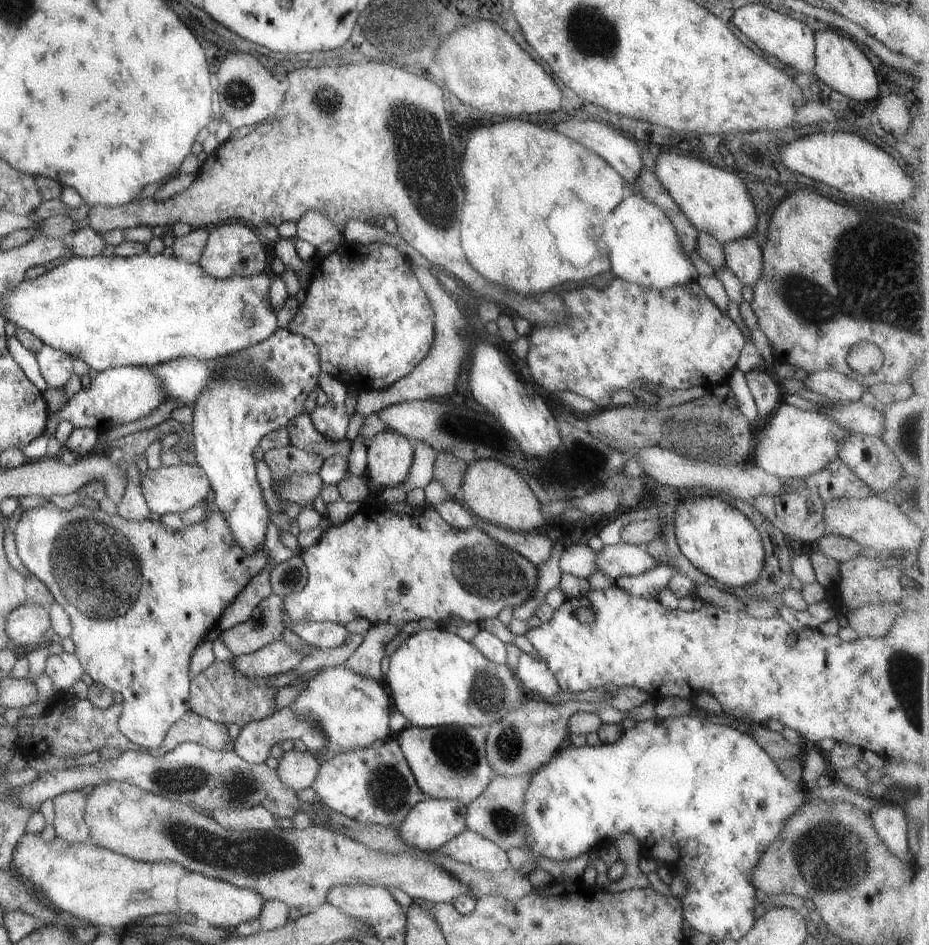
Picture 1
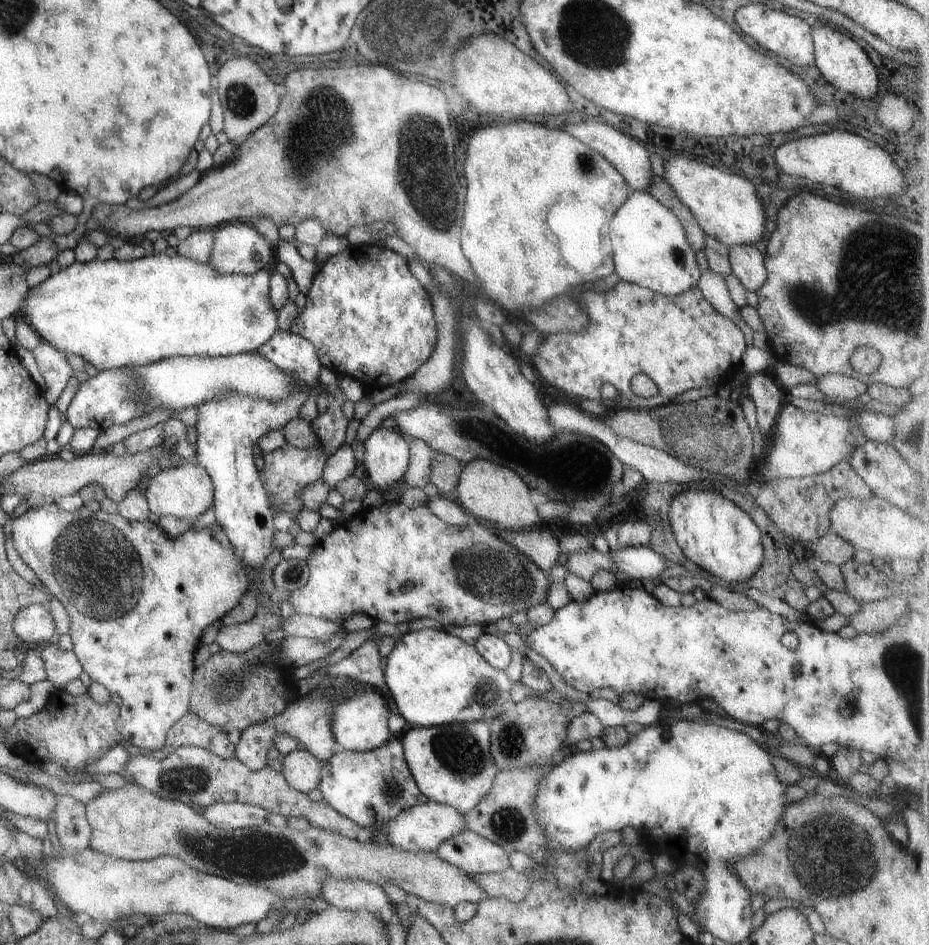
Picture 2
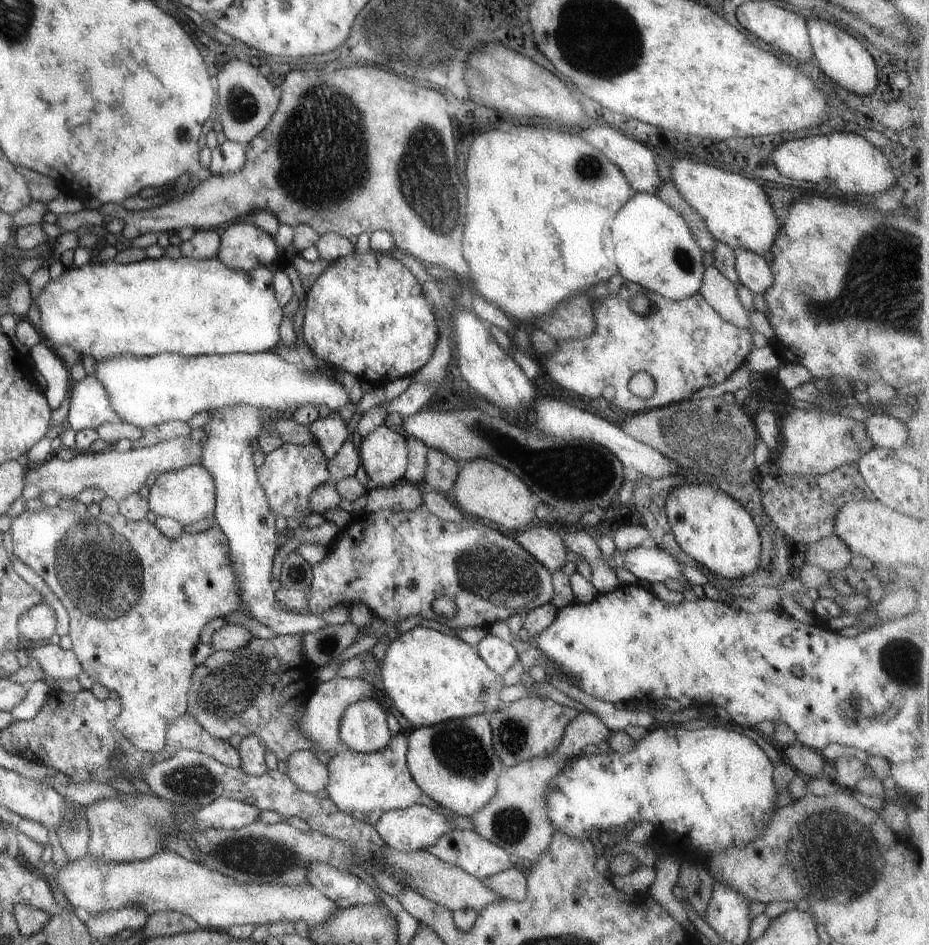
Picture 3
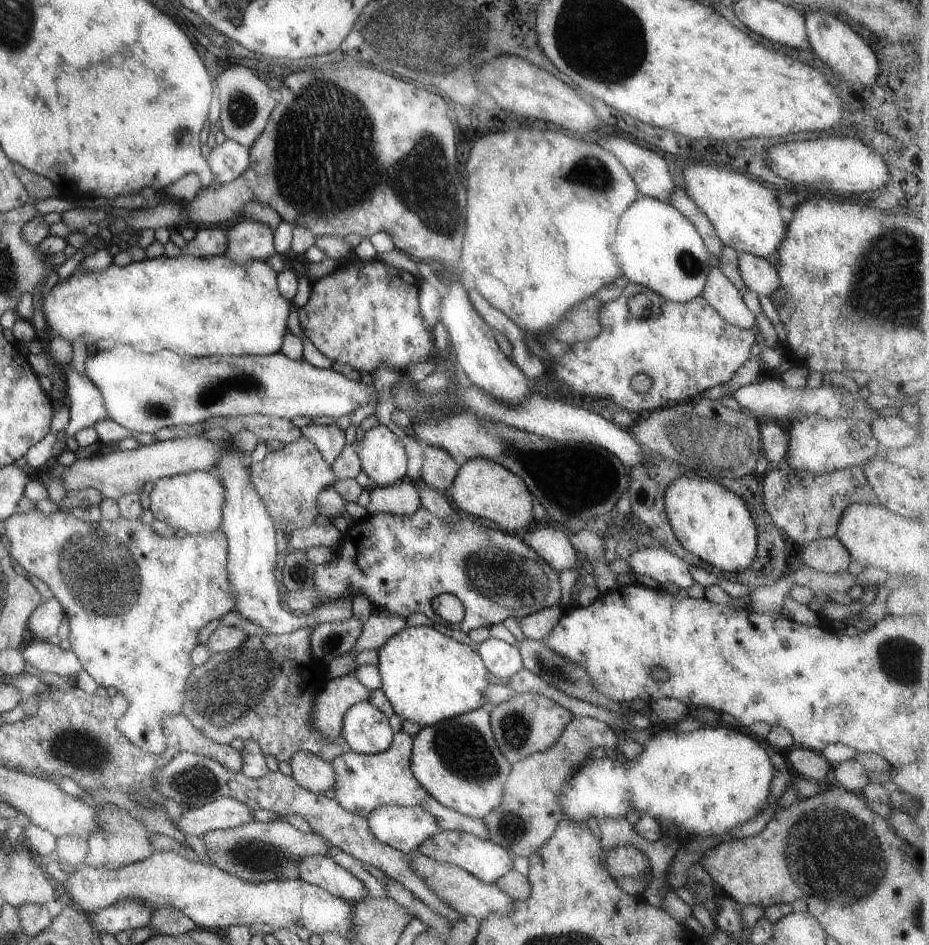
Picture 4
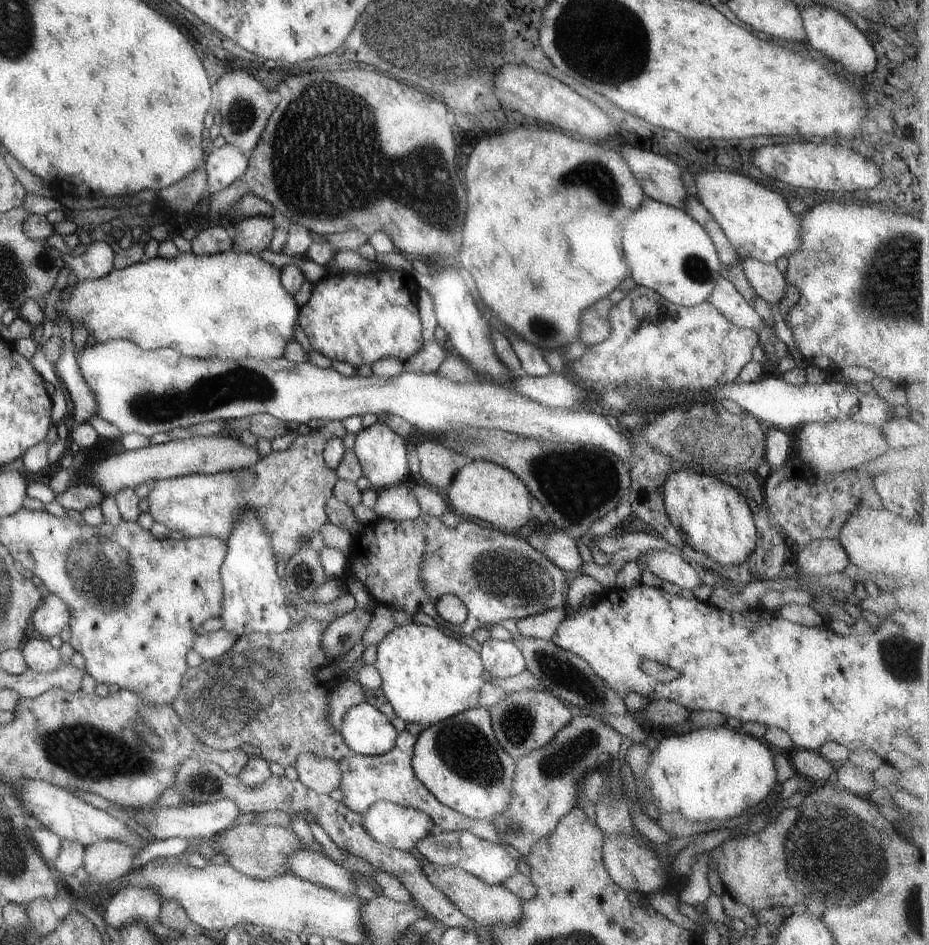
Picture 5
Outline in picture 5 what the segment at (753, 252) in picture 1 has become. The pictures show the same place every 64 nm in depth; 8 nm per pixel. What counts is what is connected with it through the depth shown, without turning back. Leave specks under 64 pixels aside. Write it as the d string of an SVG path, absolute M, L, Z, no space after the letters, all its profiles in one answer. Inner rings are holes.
M742 258L743 274L755 294L767 304L778 304L786 290L783 273L773 264L759 262L755 258Z

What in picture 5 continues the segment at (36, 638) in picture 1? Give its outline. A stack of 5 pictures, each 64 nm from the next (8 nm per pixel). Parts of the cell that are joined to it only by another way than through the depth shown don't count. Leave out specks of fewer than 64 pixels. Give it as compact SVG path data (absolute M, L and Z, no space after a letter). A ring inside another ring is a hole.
M49 593L49 596L40 600L33 611L33 628L43 639L47 639L49 636L58 635L61 628L68 626L69 616L71 614L67 604L55 594Z

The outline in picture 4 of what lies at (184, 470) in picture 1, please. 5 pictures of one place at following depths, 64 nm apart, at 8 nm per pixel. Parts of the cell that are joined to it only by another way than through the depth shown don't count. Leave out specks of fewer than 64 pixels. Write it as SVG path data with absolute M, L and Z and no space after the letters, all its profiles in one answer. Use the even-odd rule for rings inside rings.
M191 470L159 478L149 493L149 500L149 510L155 520L165 522L173 529L185 530L189 535L207 535L213 530L220 530L223 488L212 471Z

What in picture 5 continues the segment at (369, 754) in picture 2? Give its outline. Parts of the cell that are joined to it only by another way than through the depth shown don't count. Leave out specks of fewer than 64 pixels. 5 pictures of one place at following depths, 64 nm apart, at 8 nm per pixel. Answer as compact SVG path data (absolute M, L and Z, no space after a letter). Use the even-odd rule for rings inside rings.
M407 731L398 732L395 736L393 748L385 754L379 756L353 756L349 758L342 757L337 760L339 764L339 772L341 772L341 782L339 782L339 790L343 794L343 800L340 802L353 812L363 814L373 802L382 800L392 802L405 808L415 808L421 810L433 820L437 830L440 831L467 831L477 836L477 838L487 840L493 844L501 844L503 840L497 838L497 832L493 828L491 821L475 820L466 818L458 812L451 810L441 804L413 774L411 768L411 758L413 758L413 744L415 744L415 736Z

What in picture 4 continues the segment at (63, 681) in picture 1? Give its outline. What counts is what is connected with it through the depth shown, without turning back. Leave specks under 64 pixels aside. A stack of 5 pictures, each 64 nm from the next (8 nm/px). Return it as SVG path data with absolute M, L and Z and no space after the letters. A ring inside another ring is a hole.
M34 639L20 653L27 664L31 664L35 670L41 672L71 678L82 670L81 663L73 651L63 650L48 640Z

